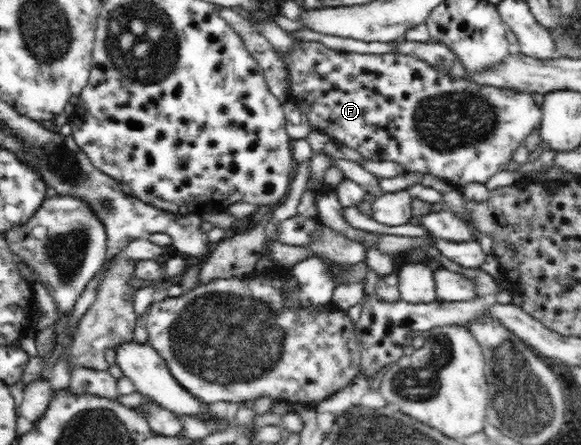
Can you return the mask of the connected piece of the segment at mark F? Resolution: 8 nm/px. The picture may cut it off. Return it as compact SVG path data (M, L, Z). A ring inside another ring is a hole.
M309 41L300 42L299 46L289 49L289 52L276 51L278 59L284 63L287 75L290 80L289 98L298 105L308 103L310 111L304 111L310 117L310 126L314 131L325 133L339 145L350 147L370 161L395 161L406 169L406 171L419 171L420 173L434 175L440 179L446 179L457 187L470 184L472 182L485 183L492 175L498 172L498 167L508 163L518 147L518 143L525 140L526 135L541 125L542 112L532 101L528 93L518 93L512 89L498 89L496 86L476 85L473 81L466 81L462 77L452 77L451 74L444 74L435 66L428 65L425 61L420 61L411 54L385 53L385 54L360 54L354 52L343 52L331 49L321 42Z

